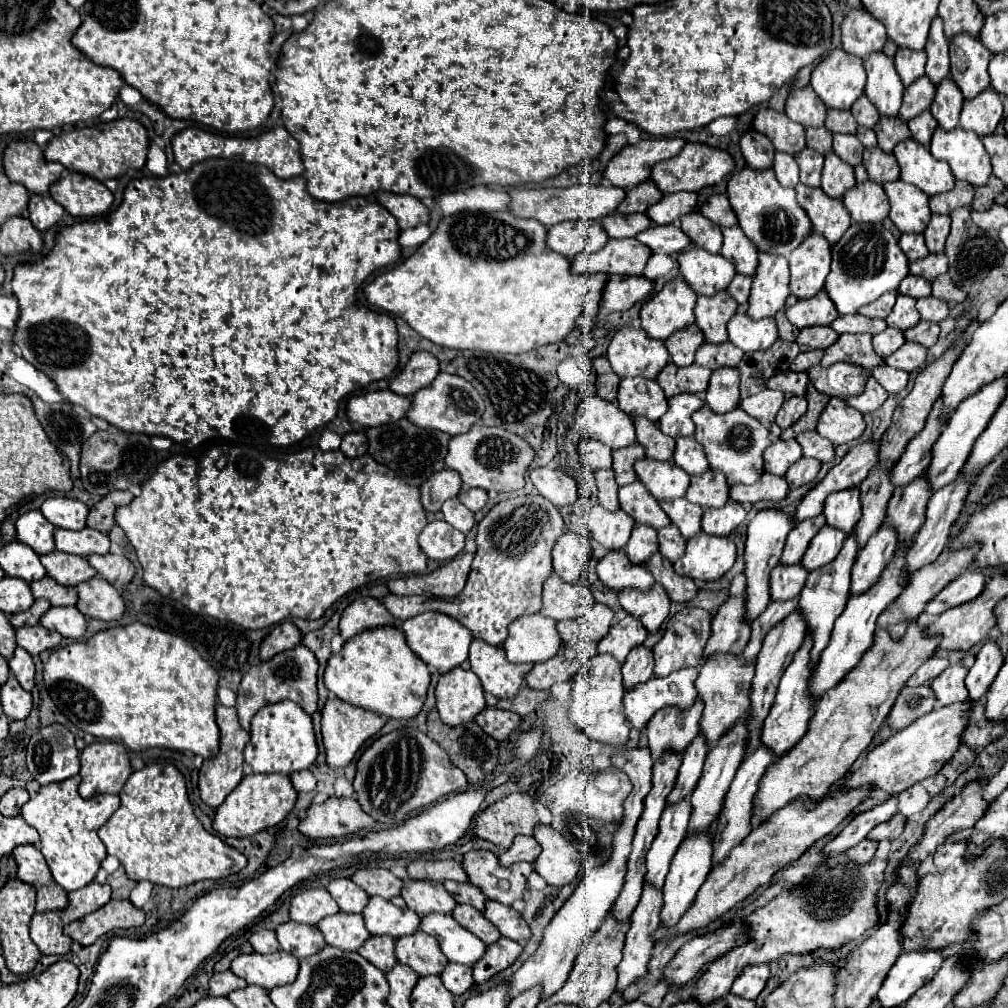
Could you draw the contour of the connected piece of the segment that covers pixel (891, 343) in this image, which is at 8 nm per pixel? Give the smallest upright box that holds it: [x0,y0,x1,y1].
[873,327,905,357]

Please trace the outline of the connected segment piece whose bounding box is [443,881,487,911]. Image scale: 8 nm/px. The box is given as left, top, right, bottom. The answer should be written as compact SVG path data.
M445 881L443 883L445 889L453 895L453 899L457 903L467 903L467 905L473 905L475 909L483 911L485 909L485 895L481 893L479 887L475 887L473 883L457 883L457 881Z

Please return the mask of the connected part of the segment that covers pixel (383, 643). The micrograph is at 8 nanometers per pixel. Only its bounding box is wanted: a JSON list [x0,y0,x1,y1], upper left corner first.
[325,627,429,719]

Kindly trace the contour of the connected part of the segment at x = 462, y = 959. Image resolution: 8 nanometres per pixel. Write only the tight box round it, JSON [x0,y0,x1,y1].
[419,913,485,965]

